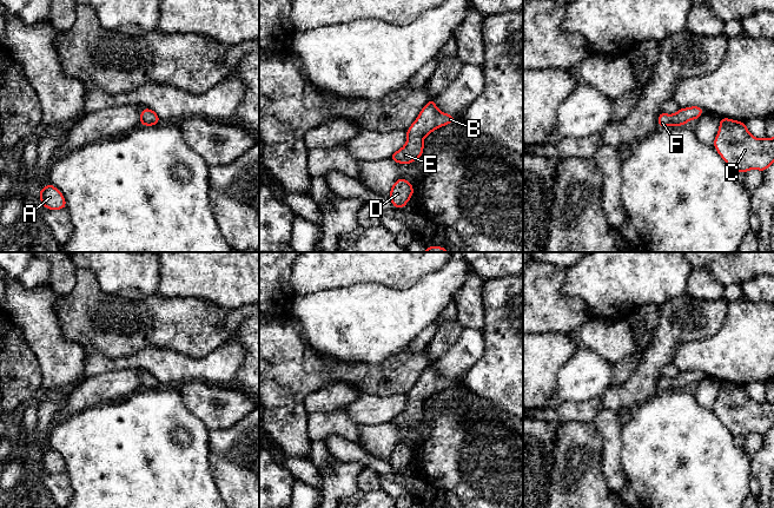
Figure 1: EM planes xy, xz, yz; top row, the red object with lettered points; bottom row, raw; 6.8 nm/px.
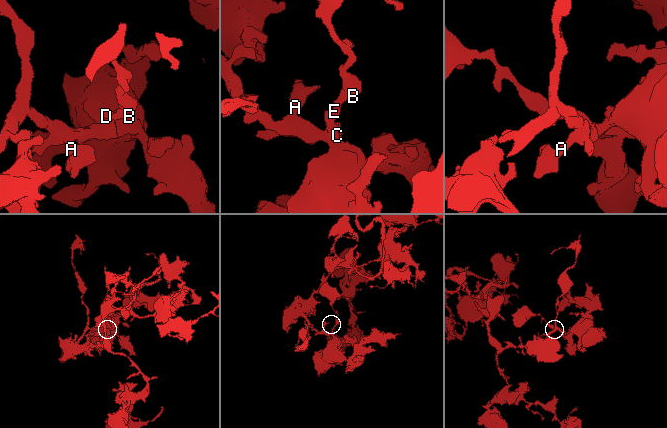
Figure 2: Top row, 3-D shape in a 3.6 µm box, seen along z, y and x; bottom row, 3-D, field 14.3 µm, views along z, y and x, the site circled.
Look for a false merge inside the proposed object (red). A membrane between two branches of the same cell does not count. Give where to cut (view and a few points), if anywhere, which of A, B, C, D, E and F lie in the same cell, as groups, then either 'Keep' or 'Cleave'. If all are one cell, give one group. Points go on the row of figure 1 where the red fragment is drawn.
No split. Groups: A B C D E F. Keep

